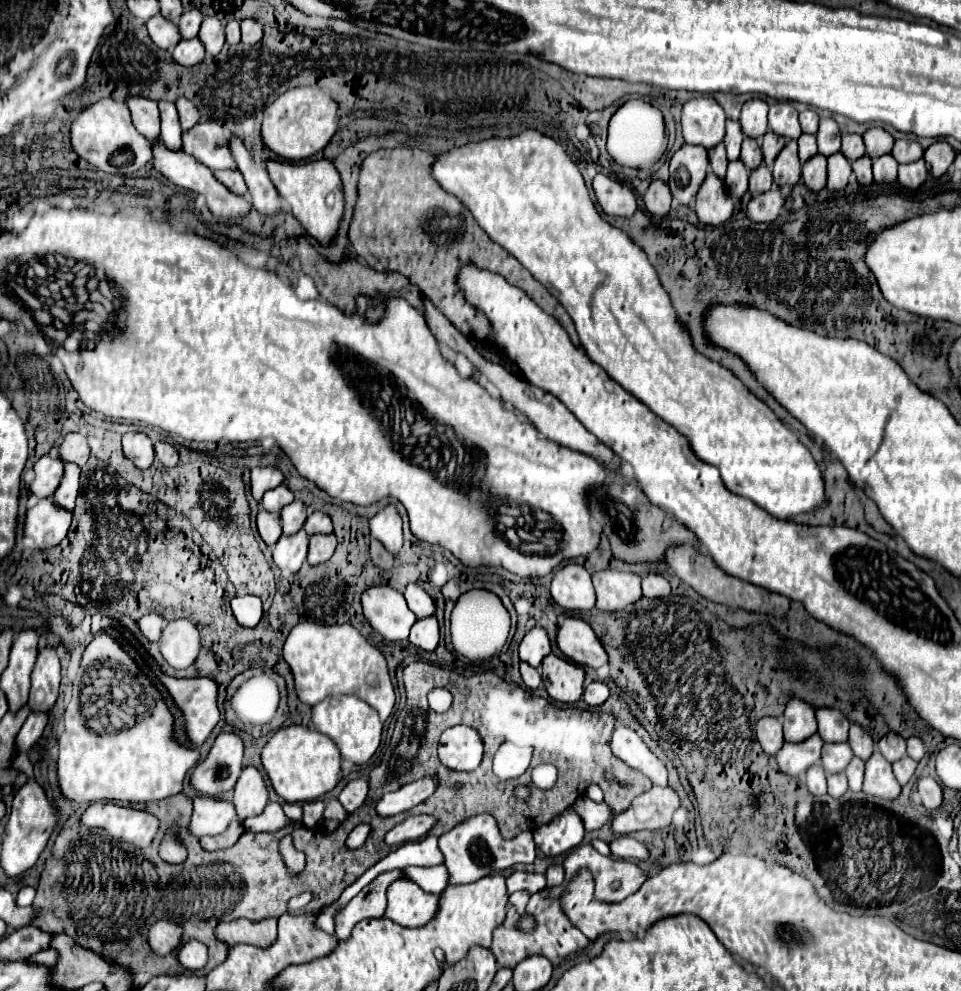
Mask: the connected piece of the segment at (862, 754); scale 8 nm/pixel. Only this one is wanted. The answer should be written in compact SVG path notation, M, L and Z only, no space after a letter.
M852 725L850 727L850 737L848 737L848 745L852 747L854 755L860 757L862 761L866 761L872 751L874 751L874 741L870 737L870 733L866 729L862 729L860 725Z

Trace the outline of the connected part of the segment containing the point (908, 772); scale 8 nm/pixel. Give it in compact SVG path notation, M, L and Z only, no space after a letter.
M902 757L900 761L892 763L894 767L894 777L900 785L906 785L910 781L910 777L914 775L914 769L916 769L916 761L910 759L910 757Z

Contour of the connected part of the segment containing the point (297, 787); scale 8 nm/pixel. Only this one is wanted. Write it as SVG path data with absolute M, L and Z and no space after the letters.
M290 725L278 729L278 733L274 733L272 739L264 745L262 765L270 777L274 791L286 803L306 803L320 799L336 787L340 773L340 753L336 745L322 733L300 725Z

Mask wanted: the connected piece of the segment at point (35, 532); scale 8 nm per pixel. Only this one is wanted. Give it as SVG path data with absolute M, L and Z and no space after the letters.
M54 497L40 499L26 513L24 535L32 537L38 549L54 547L66 537L70 519L72 519L72 511L56 505Z

